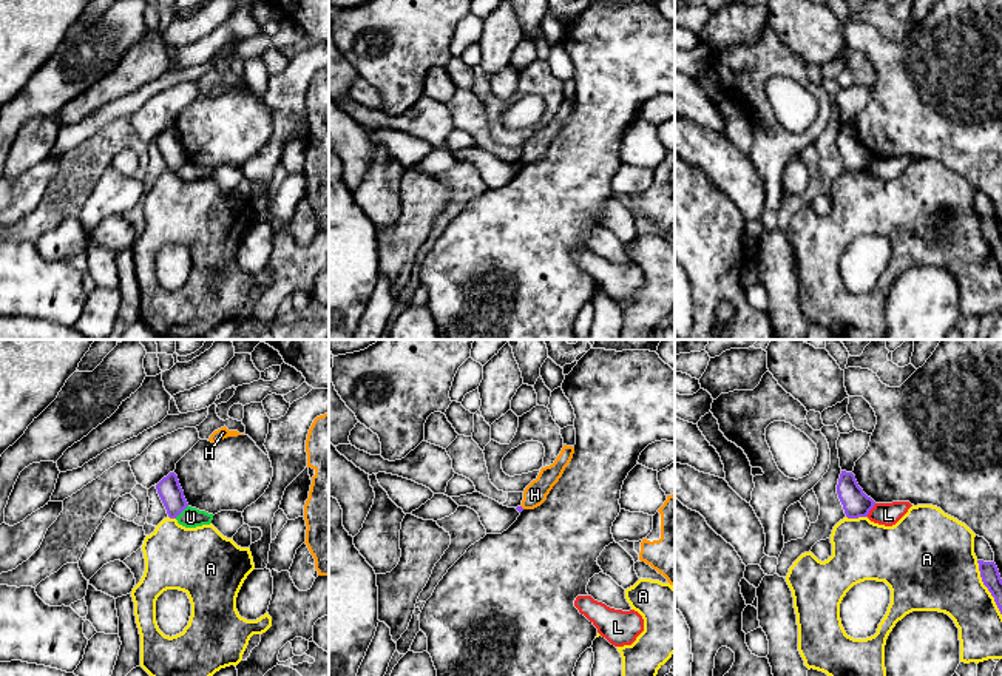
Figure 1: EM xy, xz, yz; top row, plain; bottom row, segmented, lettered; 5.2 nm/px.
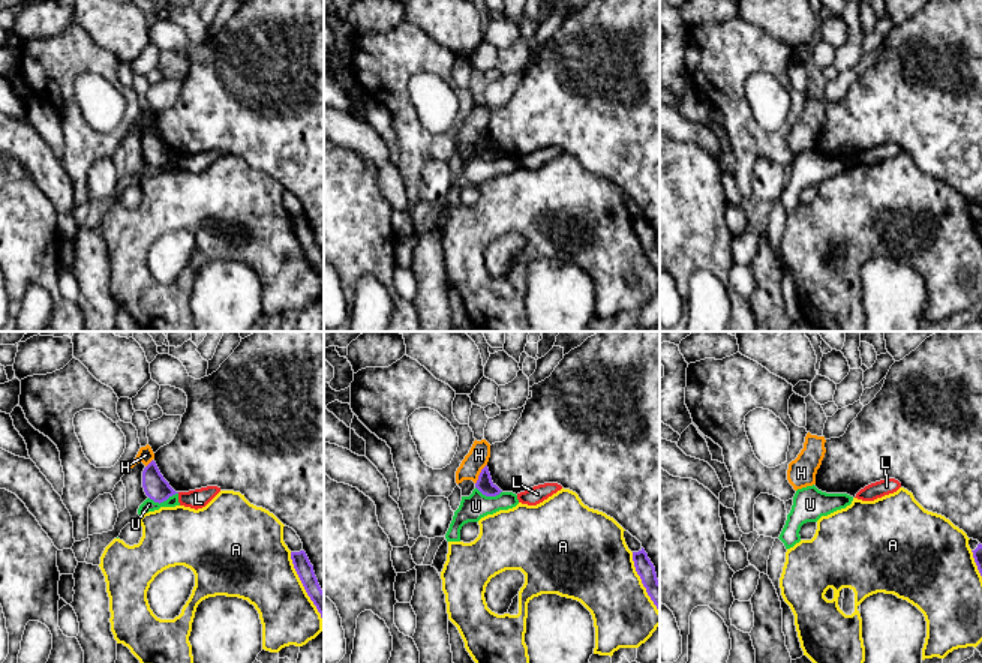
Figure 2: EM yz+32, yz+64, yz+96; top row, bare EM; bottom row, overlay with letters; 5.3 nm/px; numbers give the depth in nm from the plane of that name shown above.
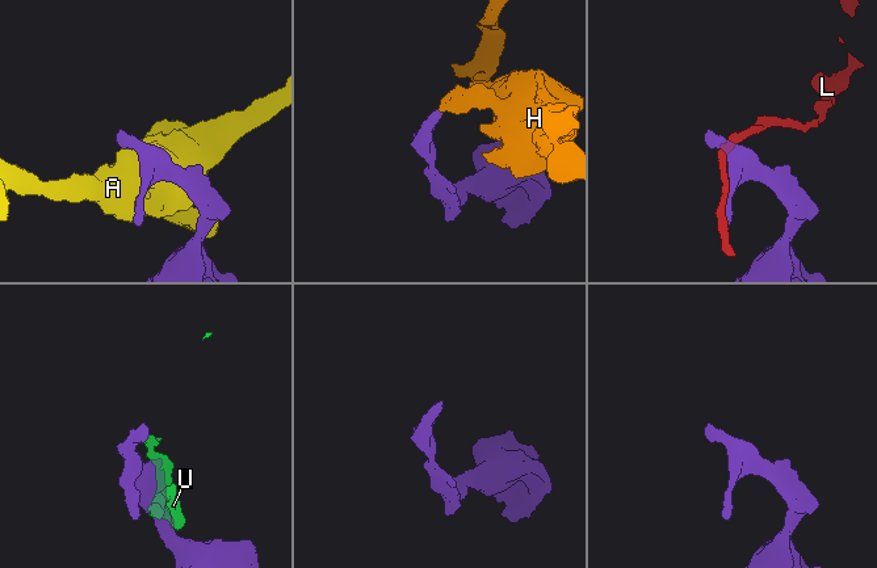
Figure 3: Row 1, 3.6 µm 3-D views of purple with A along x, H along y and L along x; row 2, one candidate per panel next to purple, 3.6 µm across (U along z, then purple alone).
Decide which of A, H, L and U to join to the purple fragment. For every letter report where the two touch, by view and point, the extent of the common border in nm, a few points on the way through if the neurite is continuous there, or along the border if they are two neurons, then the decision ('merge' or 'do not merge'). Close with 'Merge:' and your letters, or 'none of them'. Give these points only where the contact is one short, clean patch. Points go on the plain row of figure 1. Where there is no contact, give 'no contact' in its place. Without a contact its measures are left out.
A: meets purple in yz at (987, 241); contact 320 nm long; do not merge
H: no contact; do not merge
L: meets purple in yz at (871, 162); contact 90 nm long; do not merge
U: meets purple in xy at (181, 165); contact 100 nm long; border along xy (187, 159), (175, 172); do not merge
Merge: none of them

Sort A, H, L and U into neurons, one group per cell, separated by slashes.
A / H / L / U

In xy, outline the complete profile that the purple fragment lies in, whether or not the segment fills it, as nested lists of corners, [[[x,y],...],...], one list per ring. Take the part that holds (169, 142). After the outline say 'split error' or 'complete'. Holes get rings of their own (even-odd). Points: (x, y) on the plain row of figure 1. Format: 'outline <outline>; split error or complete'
outline [[[174,127],[164,131],[156,139],[156,144],[170,173],[176,173],[188,161]]]; complete

